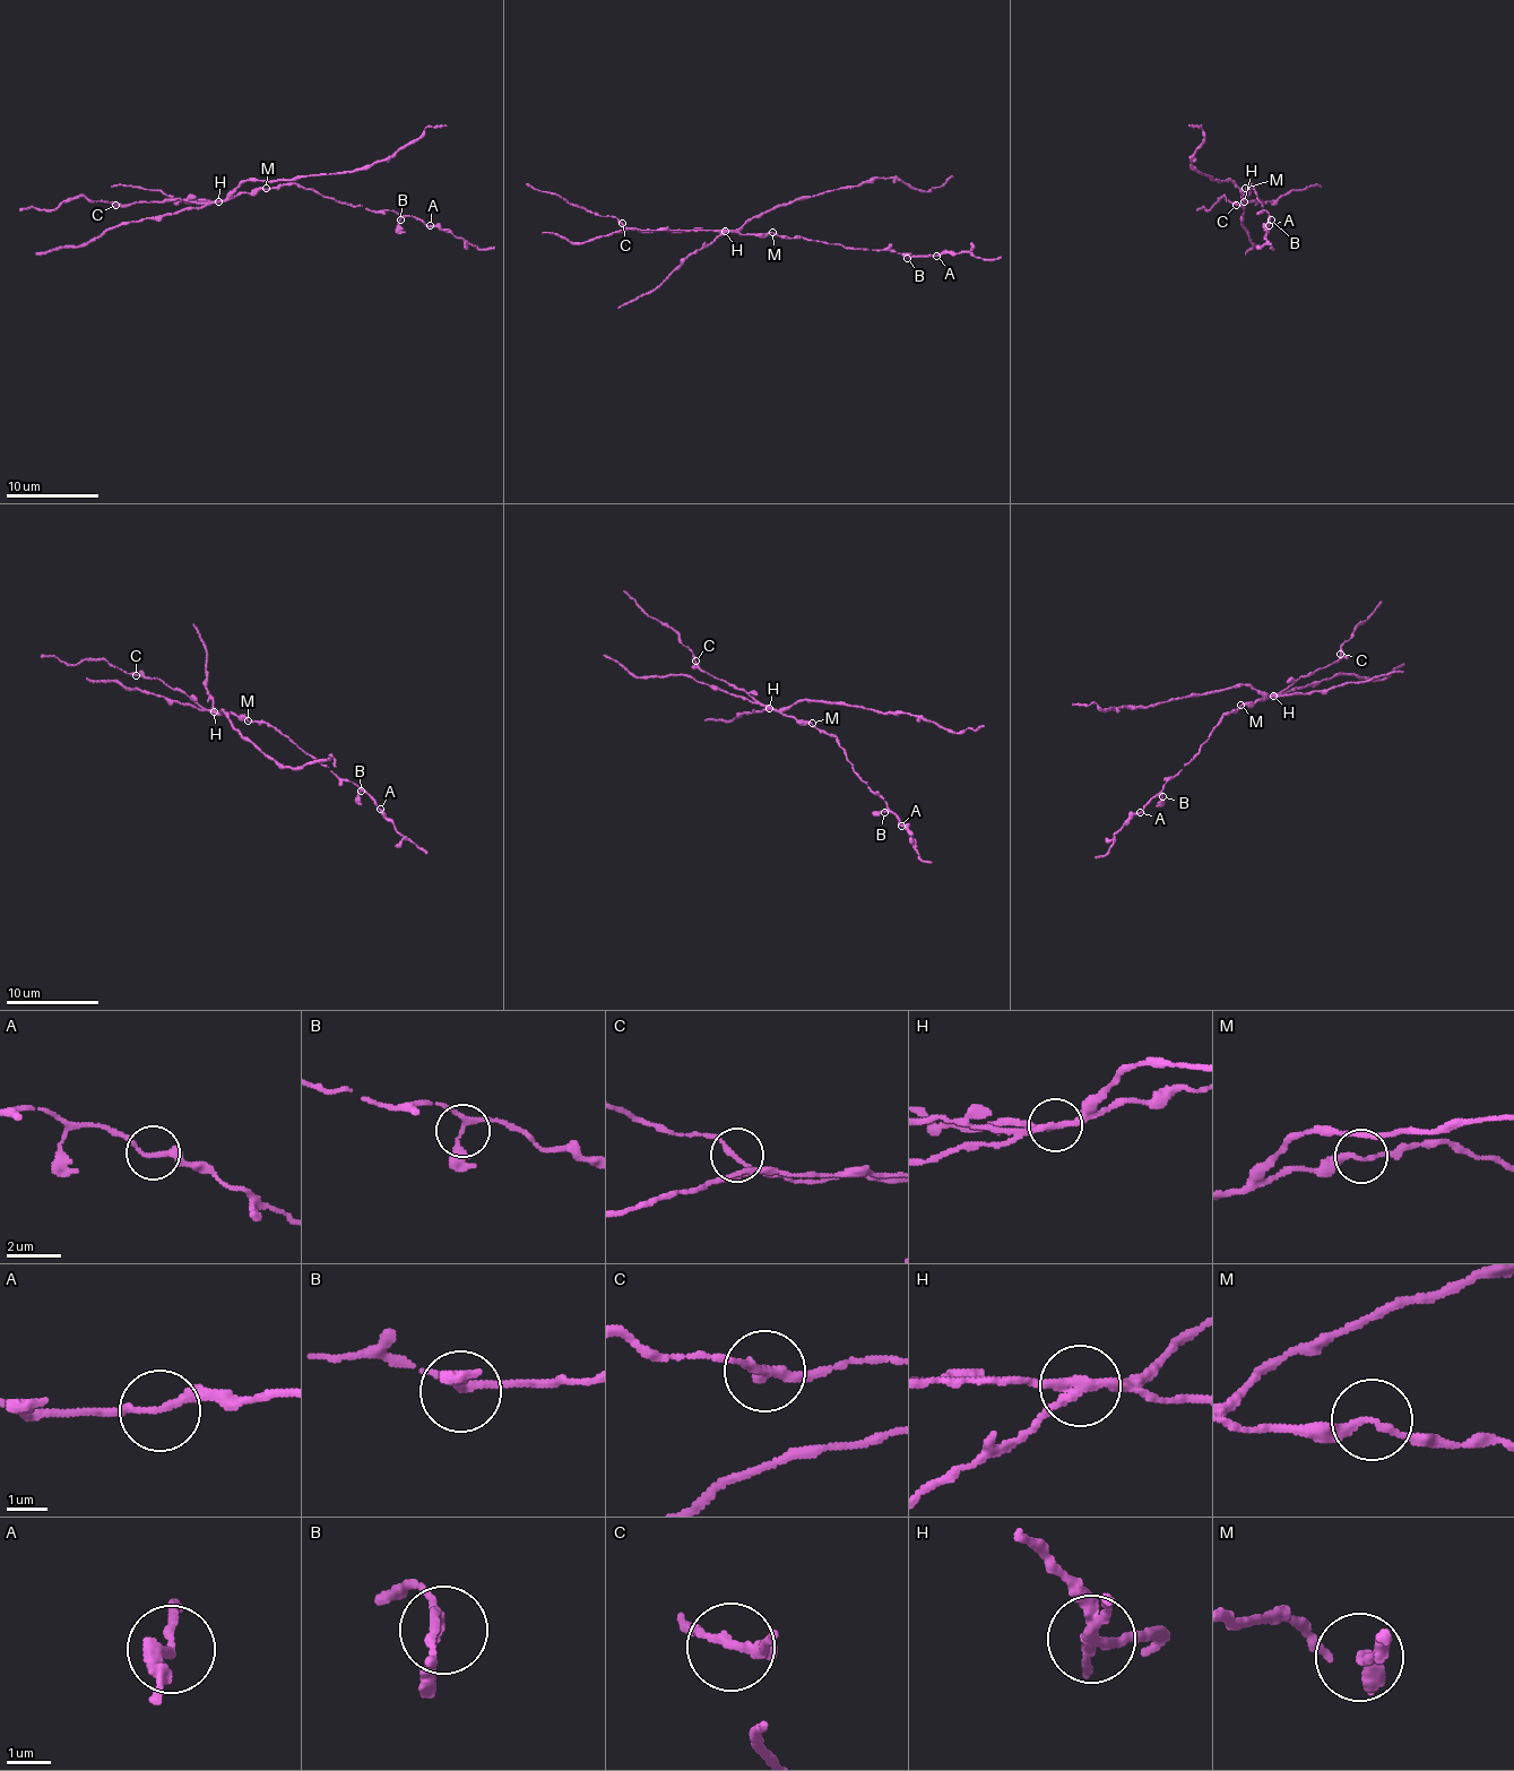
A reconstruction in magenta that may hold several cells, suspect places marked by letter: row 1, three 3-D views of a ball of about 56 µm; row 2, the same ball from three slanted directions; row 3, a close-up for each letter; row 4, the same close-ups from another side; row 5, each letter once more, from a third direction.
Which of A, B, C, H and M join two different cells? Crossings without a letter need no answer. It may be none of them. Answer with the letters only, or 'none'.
H

